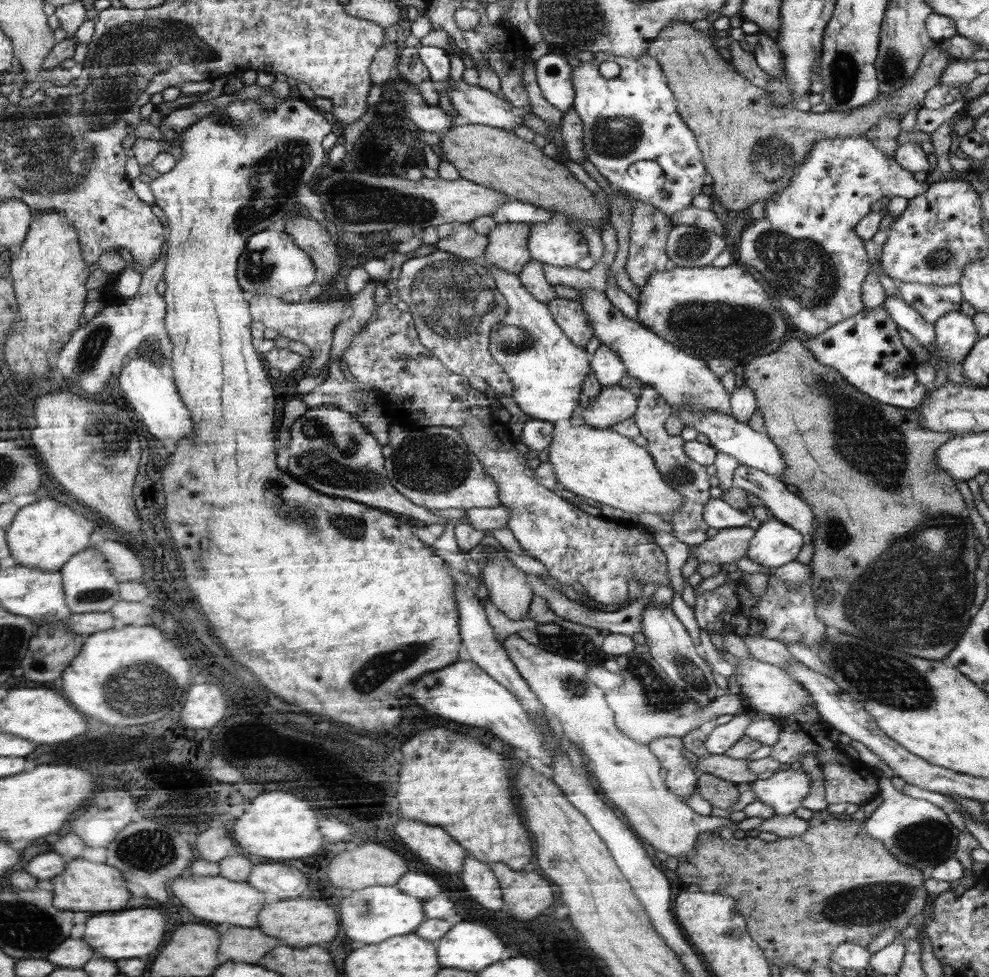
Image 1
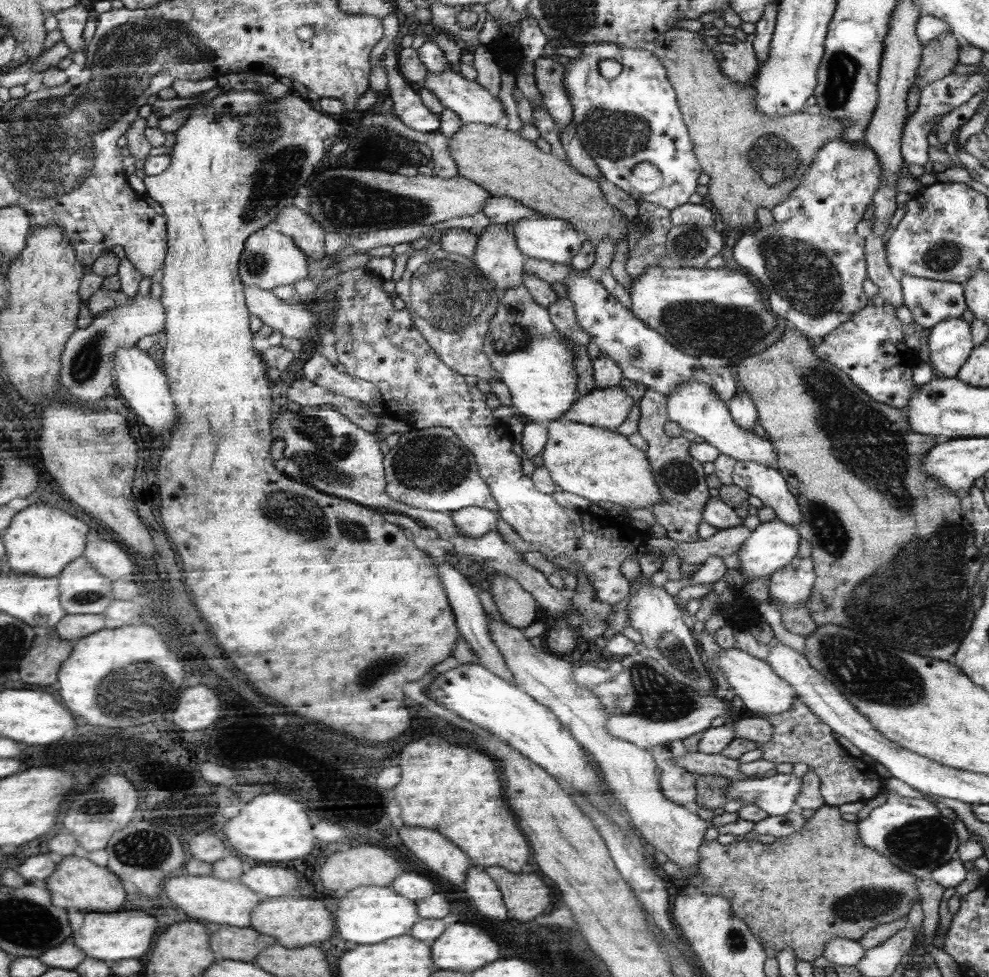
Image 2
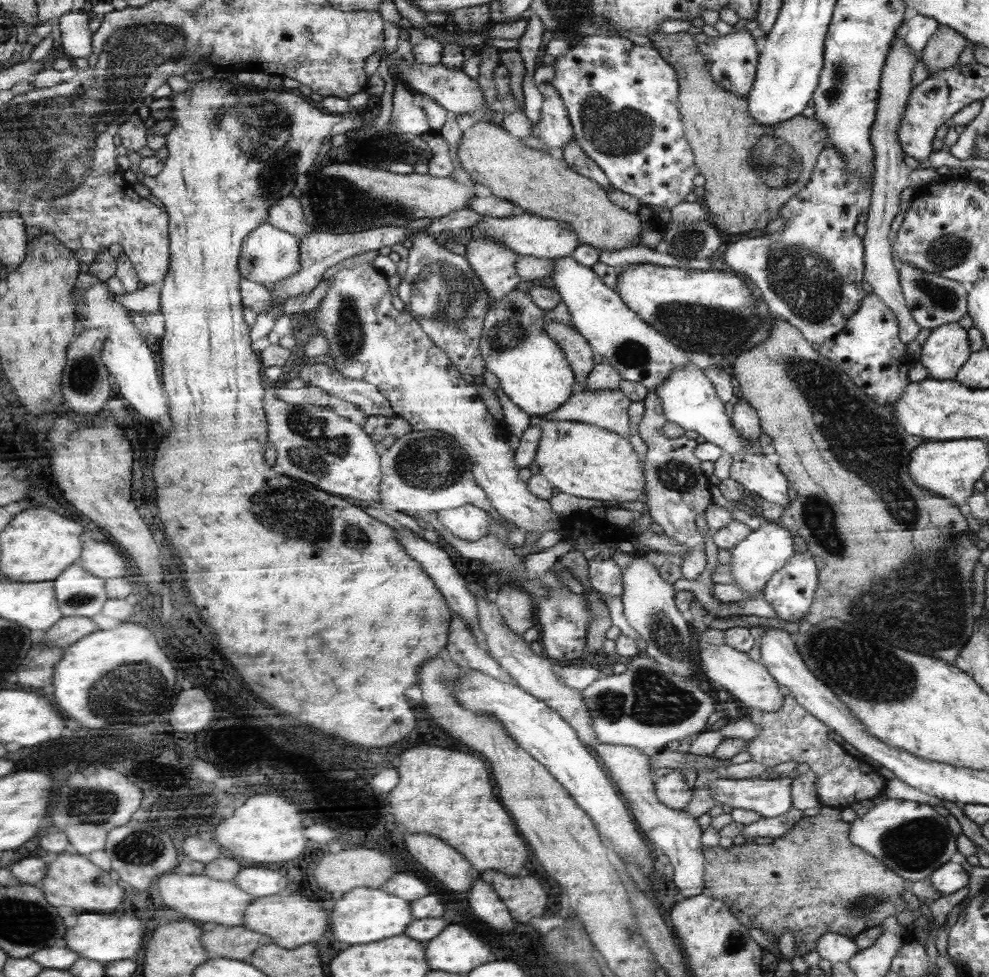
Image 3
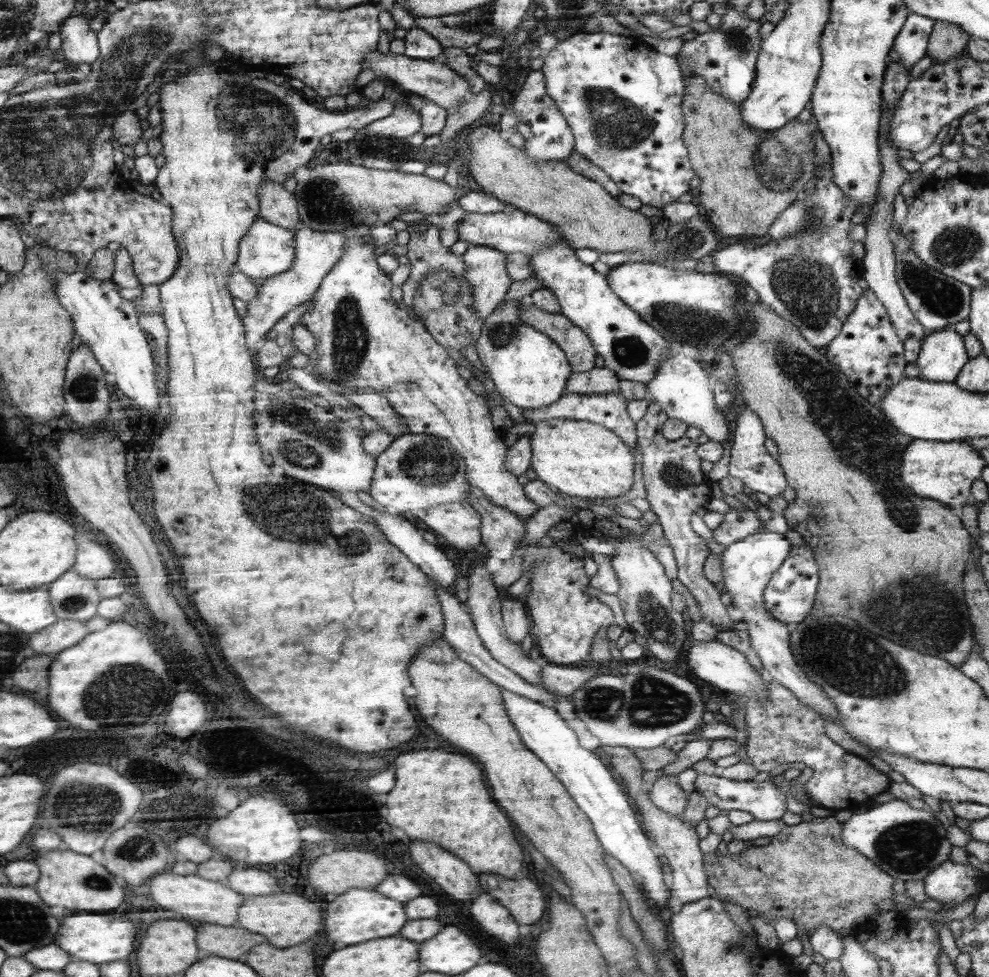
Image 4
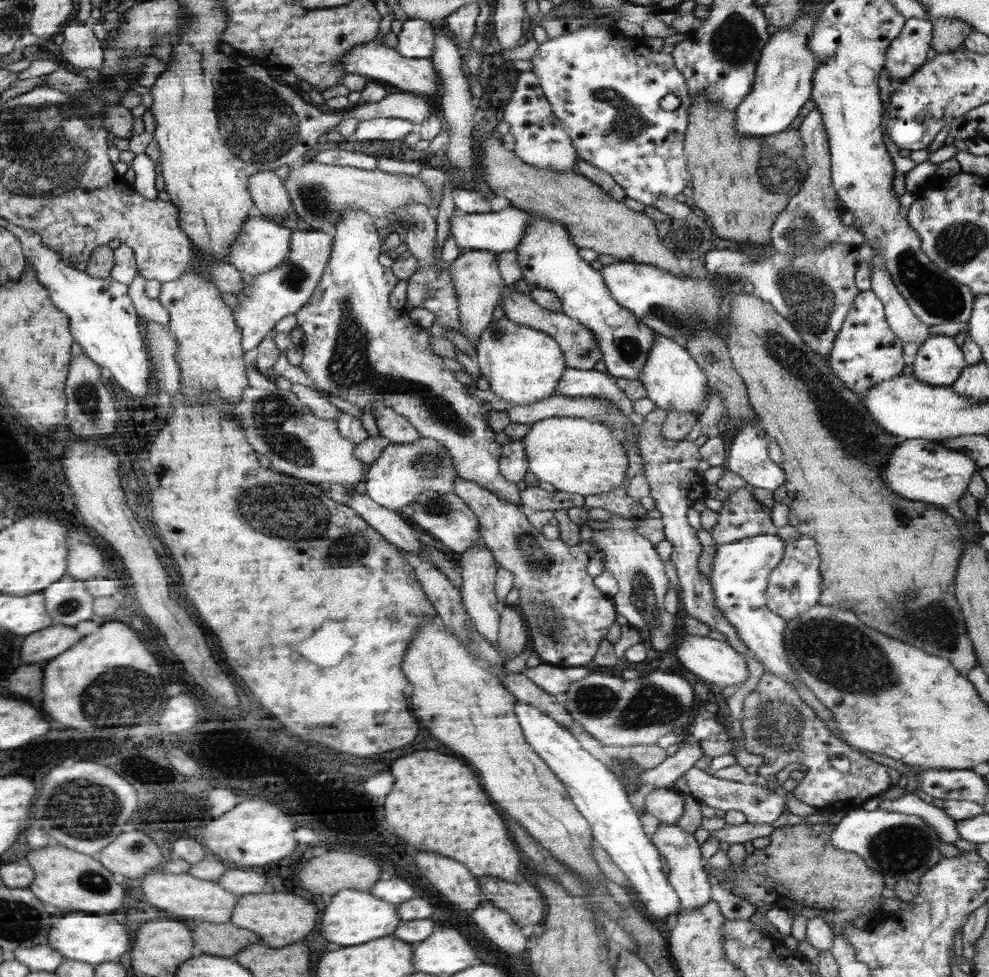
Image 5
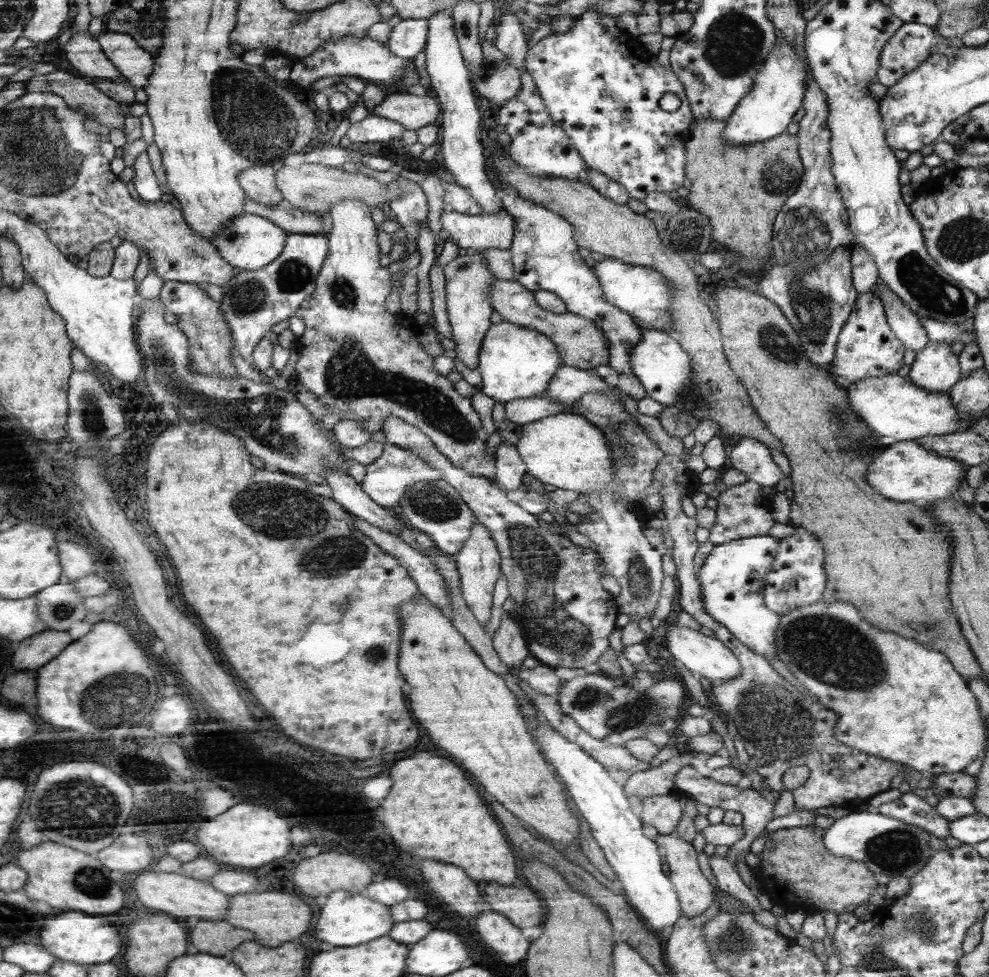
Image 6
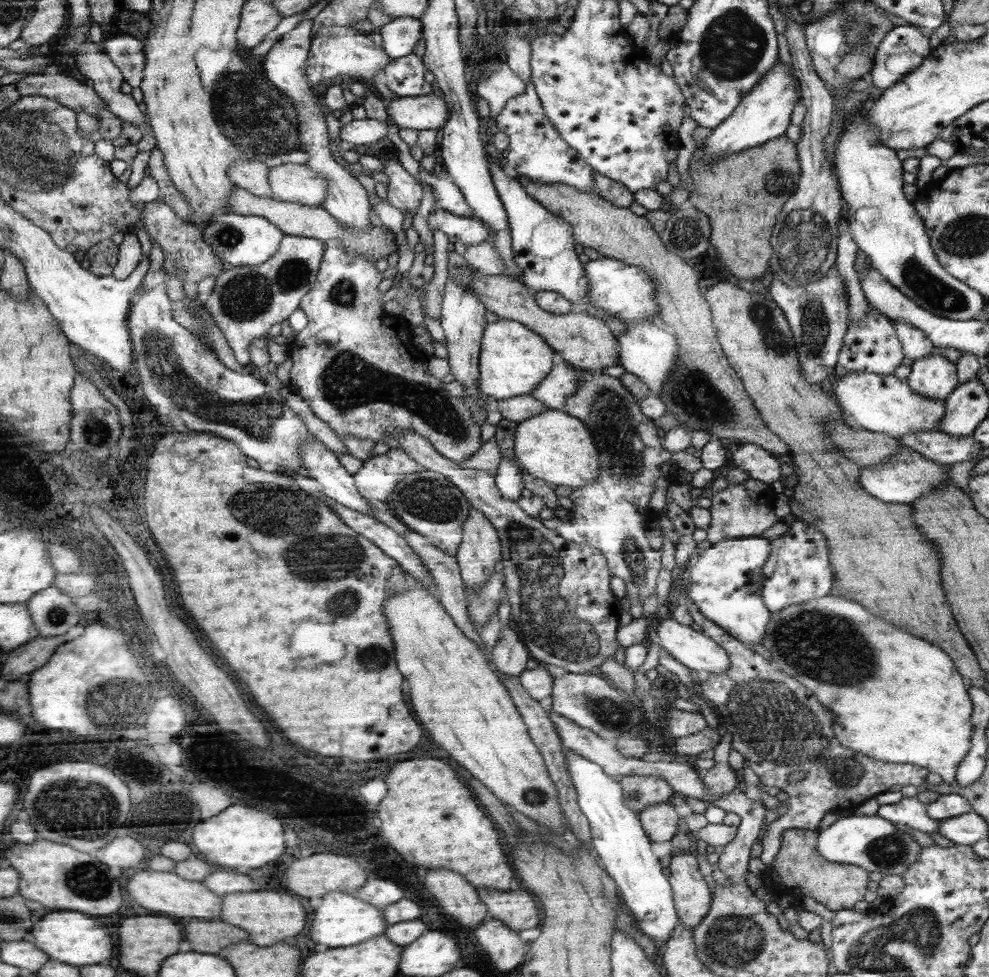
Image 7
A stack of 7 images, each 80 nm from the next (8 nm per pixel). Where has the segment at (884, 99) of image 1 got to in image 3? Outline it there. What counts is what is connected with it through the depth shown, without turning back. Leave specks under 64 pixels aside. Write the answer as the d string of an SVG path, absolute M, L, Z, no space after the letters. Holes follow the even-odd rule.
M941 24L921 50L919 60L924 63L929 74L952 68L959 62L960 53L969 43L958 31ZM682 31L671 34L655 32L648 36L648 38L650 42L652 42L652 46L657 48L658 52L661 53L661 56L665 57L670 64L674 64L674 72L677 72L677 81L682 84L682 100L680 100L678 104L682 104L682 116L686 116L685 136L690 136L689 144L694 144L693 155L696 157L697 167L701 168L702 174L705 176L705 203L706 208L708 208L708 212L711 212L710 220L714 218L714 226L718 224L722 230L726 230L726 232L722 232L723 235L750 232L750 230L764 230L764 228L766 228L766 224L778 217L780 210L784 208L785 204L788 203L789 200L792 199L797 192L800 192L802 188L806 186L806 183L809 182L810 177L813 174L813 170L816 168L817 159L820 158L820 154L829 140L826 127L818 119L814 118L814 116L806 117L804 115L795 116L790 120L785 120L778 124L767 125L758 122L758 120L756 120L749 111L749 100L746 100L748 96L740 96L738 93L730 92L728 89L724 88L722 84L718 83L714 76L711 75L710 68L706 67L707 58L699 49L696 39L694 39L692 35L693 31ZM764 184L766 184L768 188L772 188L774 192L770 190L770 194L766 194L766 192L764 192ZM712 196L714 196L714 198L712 198Z

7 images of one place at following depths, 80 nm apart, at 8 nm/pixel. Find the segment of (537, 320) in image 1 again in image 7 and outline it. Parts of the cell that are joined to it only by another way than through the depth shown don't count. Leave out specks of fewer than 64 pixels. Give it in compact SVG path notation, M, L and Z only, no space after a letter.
M499 319L486 324L481 340L481 393L495 400L530 395L546 380L555 365L556 353L540 334L517 321Z

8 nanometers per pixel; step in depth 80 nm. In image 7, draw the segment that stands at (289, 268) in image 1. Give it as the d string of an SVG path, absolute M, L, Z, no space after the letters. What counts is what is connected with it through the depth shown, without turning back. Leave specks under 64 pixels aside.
M230 212L217 214L201 231L217 255L233 266L259 266L266 263L277 254L286 235L266 217L242 216Z

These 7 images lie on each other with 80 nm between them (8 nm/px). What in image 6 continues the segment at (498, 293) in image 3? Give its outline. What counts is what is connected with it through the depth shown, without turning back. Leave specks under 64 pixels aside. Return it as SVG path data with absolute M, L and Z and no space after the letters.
M469 250L464 256L458 255L443 268L446 281L446 312L455 343L454 351L466 367L474 370L479 367L481 345L484 343L486 332L492 326L490 317L494 309L489 292L496 277L481 254L474 250Z

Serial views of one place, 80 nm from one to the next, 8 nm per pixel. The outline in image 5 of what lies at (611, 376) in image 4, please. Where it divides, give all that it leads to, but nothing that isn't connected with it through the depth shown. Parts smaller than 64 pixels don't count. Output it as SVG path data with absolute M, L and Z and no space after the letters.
M566 368L565 375L558 383L558 395L571 397L598 397L615 402L619 409L634 425L643 425L645 416L633 411L630 400L626 393L616 385L616 379L598 370L577 370Z

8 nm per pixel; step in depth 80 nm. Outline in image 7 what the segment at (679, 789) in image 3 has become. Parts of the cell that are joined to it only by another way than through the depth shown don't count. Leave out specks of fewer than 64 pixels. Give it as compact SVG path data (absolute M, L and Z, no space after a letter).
M670 802L648 806L638 814L638 818L646 834L658 843L672 840L681 827L682 820Z

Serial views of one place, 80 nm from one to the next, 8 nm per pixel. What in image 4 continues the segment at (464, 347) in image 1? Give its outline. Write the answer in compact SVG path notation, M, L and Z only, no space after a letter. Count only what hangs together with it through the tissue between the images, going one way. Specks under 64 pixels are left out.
M427 222L428 229L419 234L411 234L407 245L410 265L408 280L401 284L403 289L402 301L412 308L413 315L424 319L424 325L432 334L434 341L441 344L445 349L458 350L462 354L462 347L475 344L481 336L483 322L474 314L473 289L469 281L465 279L465 261L461 256L449 251L440 243L440 228L436 224Z

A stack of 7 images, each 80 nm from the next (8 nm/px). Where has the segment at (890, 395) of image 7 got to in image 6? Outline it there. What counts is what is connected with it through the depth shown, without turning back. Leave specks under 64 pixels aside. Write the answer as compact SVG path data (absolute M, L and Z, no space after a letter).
M899 374L862 379L848 388L852 410L873 432L890 442L914 441L924 436L941 436L961 431L961 416L951 396L943 392L930 392L910 382L908 376Z

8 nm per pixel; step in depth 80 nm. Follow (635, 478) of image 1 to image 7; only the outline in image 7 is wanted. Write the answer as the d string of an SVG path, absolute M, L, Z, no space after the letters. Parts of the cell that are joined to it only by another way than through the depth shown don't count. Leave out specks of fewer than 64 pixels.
M547 408L538 416L517 423L514 455L524 472L556 486L582 488L601 475L598 447L589 426L562 410Z

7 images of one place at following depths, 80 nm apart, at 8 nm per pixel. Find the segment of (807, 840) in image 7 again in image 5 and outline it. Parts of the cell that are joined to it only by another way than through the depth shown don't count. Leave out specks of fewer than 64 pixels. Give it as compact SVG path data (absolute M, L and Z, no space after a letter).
M800 821L792 826L778 827L769 836L768 846L754 850L742 865L732 863L729 876L735 887L732 887L730 892L740 895L740 898L744 898L757 909L760 906L768 906L770 909L776 906L786 910L791 917L803 916L807 921L820 917L822 921L832 926L836 935L842 934L844 925L846 923L852 925L860 915L872 917L875 912L881 911L885 876L880 871L870 868L860 856L852 852L836 850L830 844L831 834L835 828L834 824L811 824Z

